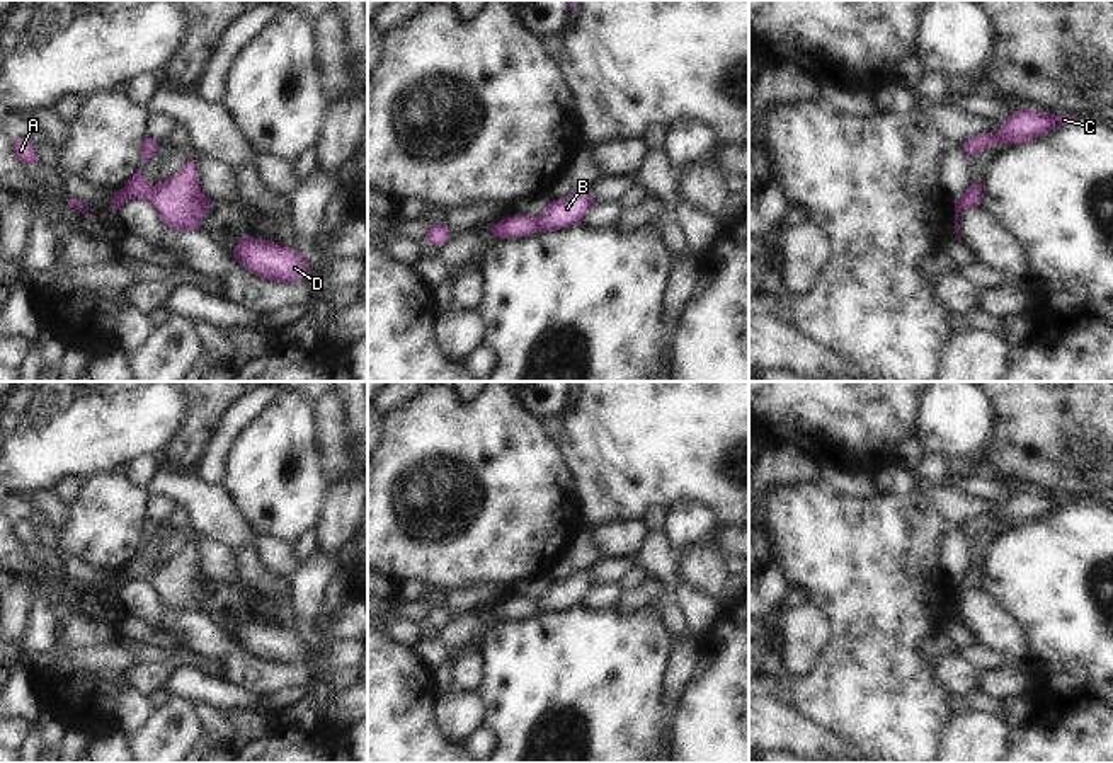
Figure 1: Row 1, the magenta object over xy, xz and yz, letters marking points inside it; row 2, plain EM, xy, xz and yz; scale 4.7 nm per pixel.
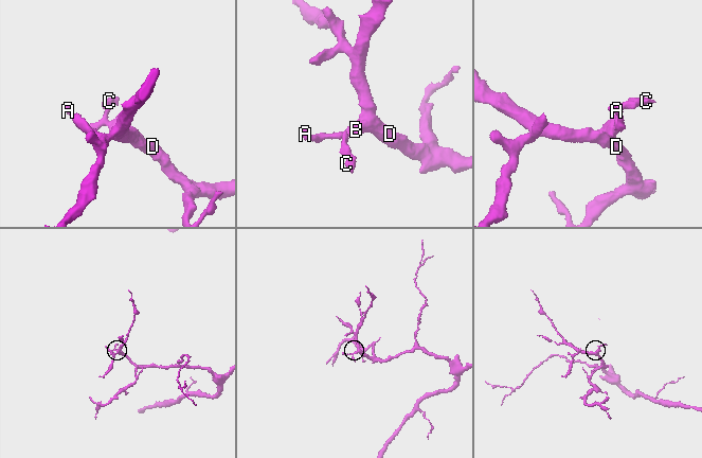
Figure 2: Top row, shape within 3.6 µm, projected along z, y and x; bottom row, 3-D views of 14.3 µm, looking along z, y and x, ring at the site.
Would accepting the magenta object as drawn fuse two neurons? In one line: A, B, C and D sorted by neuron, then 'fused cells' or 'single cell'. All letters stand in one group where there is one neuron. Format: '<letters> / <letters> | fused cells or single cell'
A B C D | single cell

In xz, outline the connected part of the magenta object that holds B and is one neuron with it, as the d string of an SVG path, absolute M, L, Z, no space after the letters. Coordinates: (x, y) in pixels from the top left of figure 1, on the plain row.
M587 567L567 576L560 582L551 582L536 600L514 596L492 605L488 611L499 620L521 620L536 613L556 613L570 606L582 606L582 600L591 586L594 586L594 579Z

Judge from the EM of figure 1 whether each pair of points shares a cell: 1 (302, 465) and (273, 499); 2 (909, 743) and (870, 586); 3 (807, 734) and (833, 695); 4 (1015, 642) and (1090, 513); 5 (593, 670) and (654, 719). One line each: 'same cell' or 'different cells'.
1: same cell
2: same cell
3: different cells
4: different cells
5: same cell

